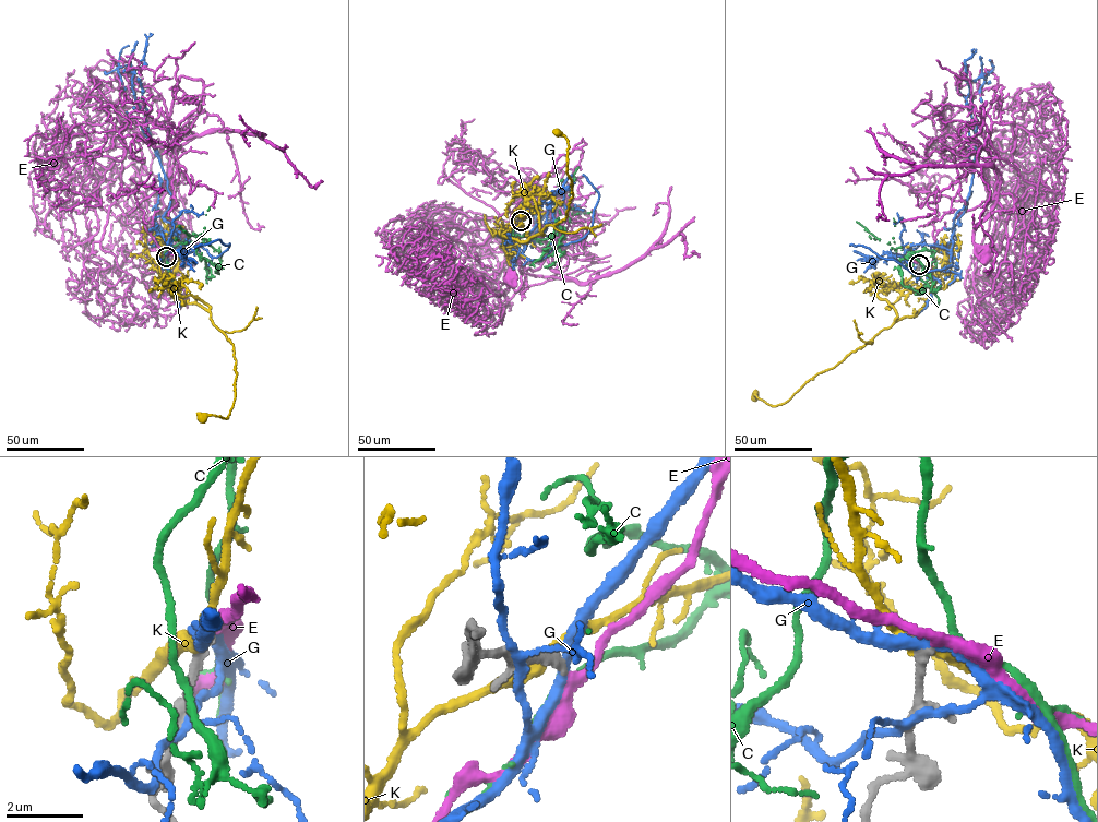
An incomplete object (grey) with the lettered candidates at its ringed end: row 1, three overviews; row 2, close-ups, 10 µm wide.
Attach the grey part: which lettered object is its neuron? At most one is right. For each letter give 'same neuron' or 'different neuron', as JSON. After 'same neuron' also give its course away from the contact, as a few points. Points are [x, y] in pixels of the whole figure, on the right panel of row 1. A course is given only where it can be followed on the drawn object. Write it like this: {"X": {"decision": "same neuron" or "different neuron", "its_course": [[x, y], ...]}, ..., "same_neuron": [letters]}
{"C": {"decision": "different neuron"}, "E": {"decision": "same neuron", "its_course": [[919, 263], [933, 259], [934, 195], [966, 200], [967, 211], [994, 198], [974, 231], [985, 254]]}, "G": {"decision": "different neuron"}, "K": {"decision": "different neuron"}, "same_neuron": ["E"]}

